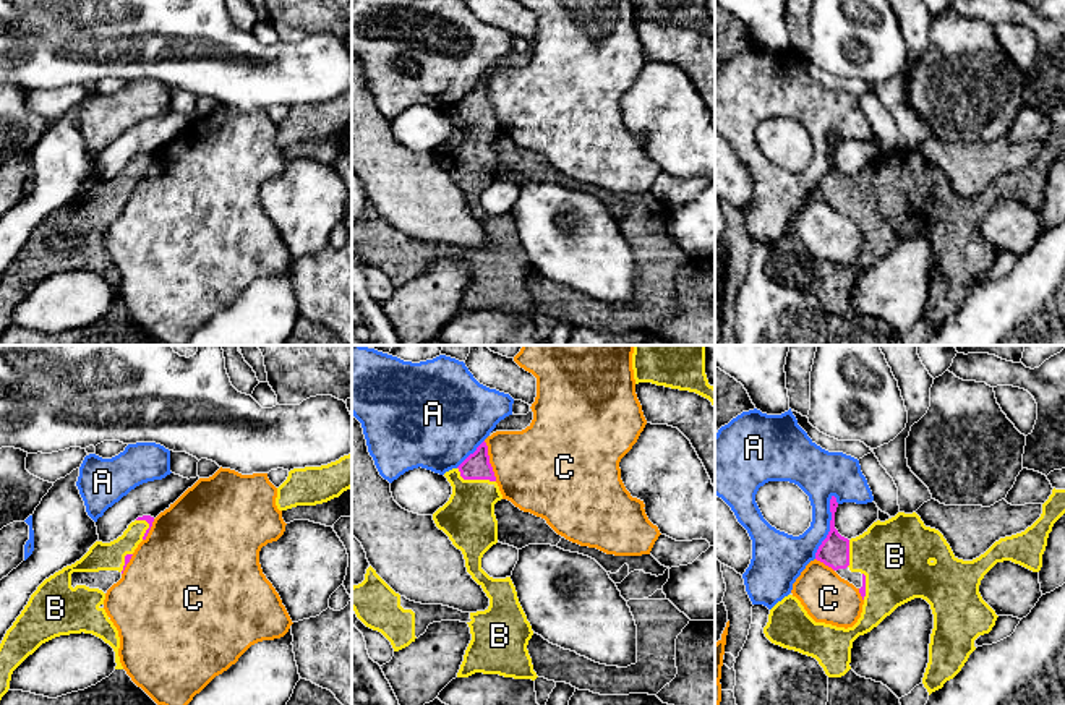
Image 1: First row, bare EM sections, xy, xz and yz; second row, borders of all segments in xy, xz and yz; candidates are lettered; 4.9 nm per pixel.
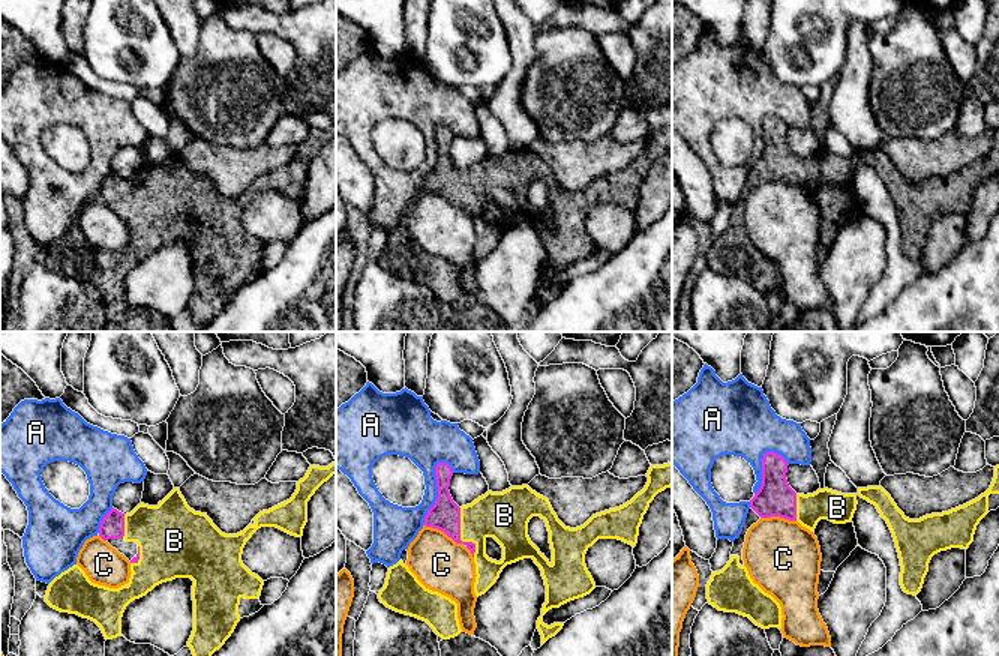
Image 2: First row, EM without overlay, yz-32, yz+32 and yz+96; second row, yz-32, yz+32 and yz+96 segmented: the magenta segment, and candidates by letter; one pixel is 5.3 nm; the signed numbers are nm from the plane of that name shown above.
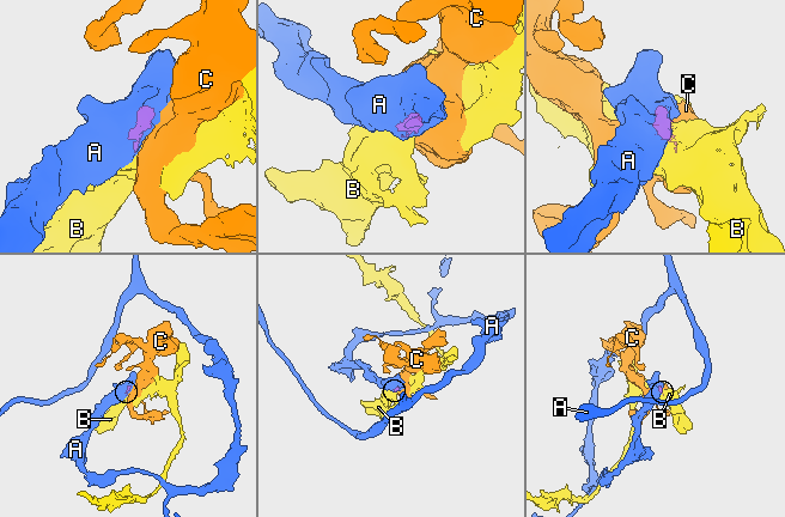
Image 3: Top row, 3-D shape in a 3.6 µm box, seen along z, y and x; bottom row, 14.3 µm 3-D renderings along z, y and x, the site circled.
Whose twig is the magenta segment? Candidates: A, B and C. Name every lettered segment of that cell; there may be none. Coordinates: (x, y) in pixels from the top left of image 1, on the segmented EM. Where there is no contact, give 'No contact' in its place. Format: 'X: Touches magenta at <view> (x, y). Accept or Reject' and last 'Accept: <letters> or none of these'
A: Touches magenta at yz (830, 527). Reject
B: Touches magenta at xz (474, 478). Accept
C: Touches magenta at xz (488, 461). Reject
Accept: B

